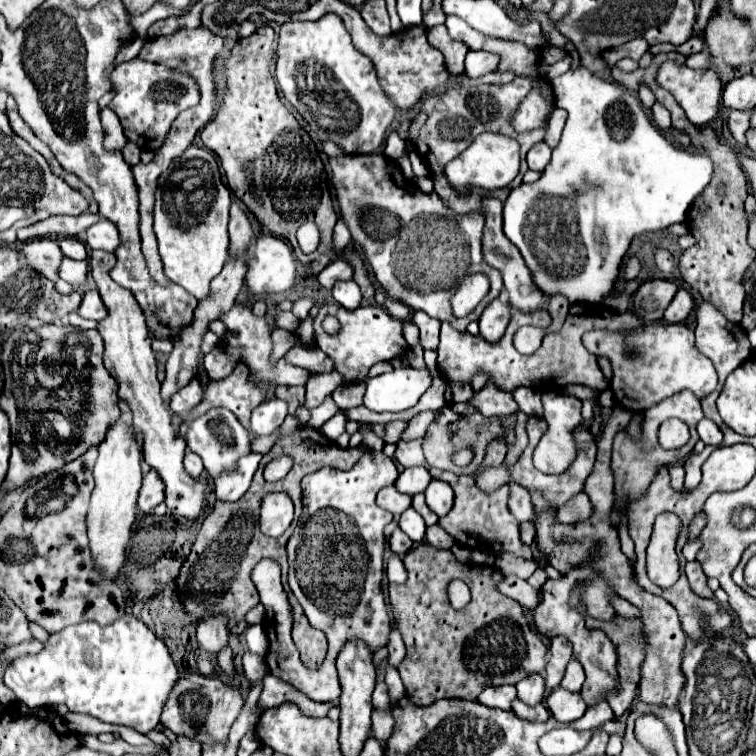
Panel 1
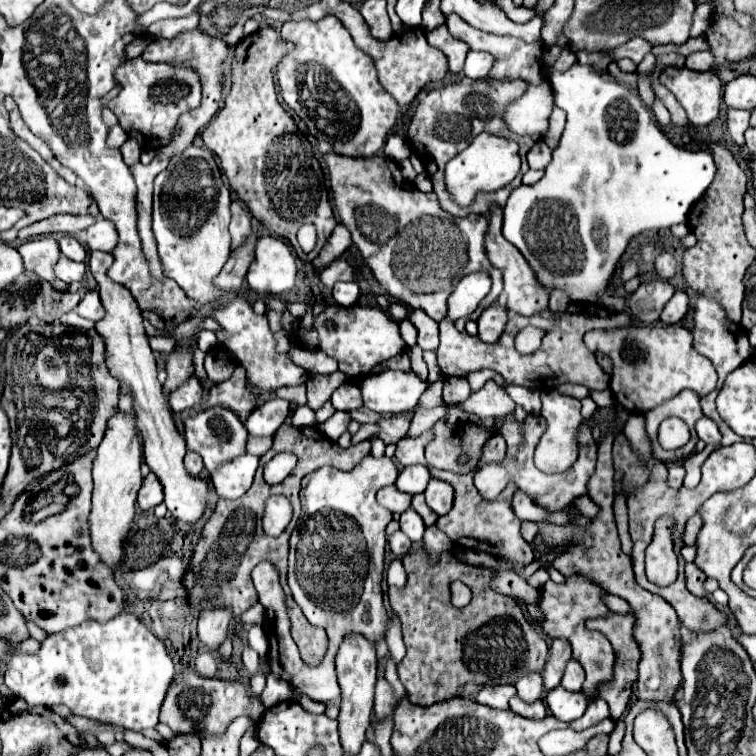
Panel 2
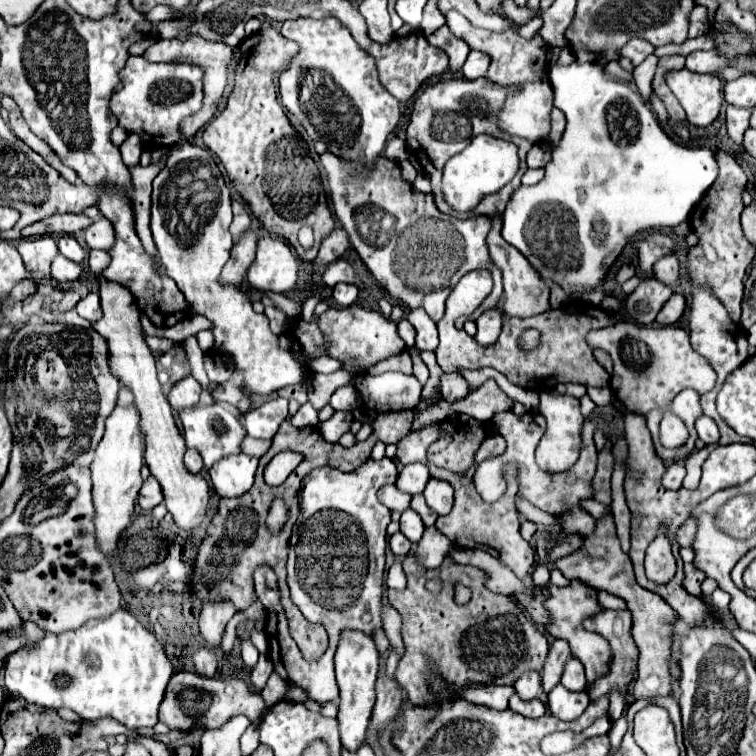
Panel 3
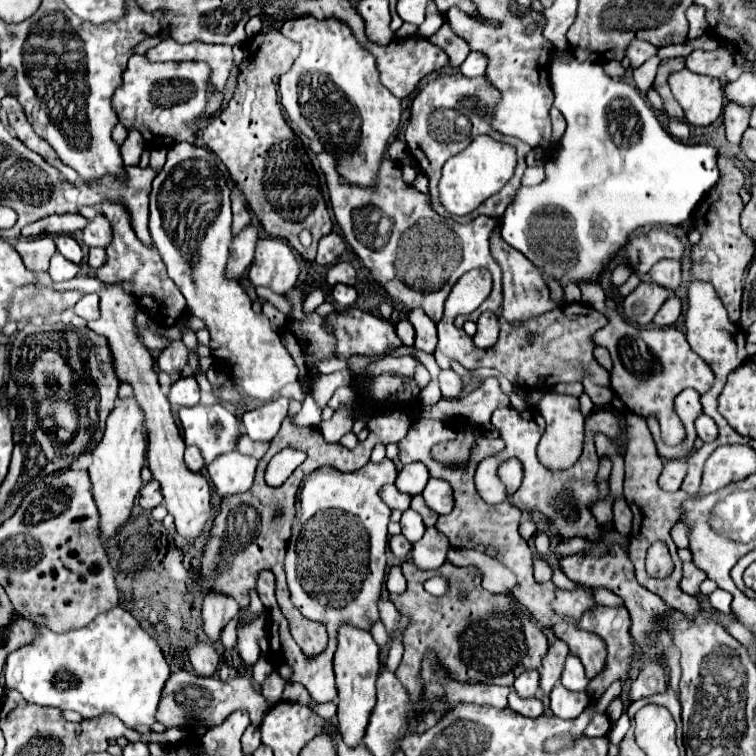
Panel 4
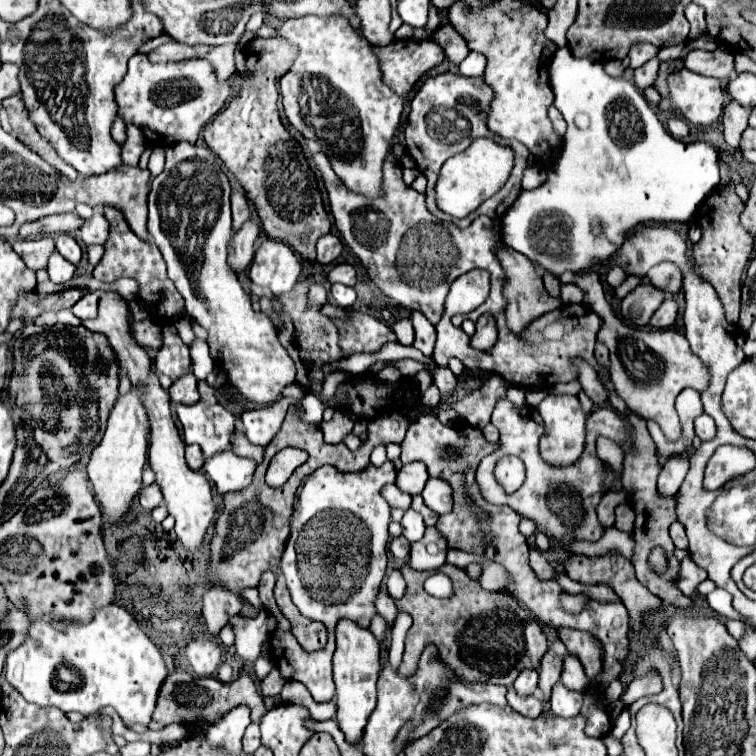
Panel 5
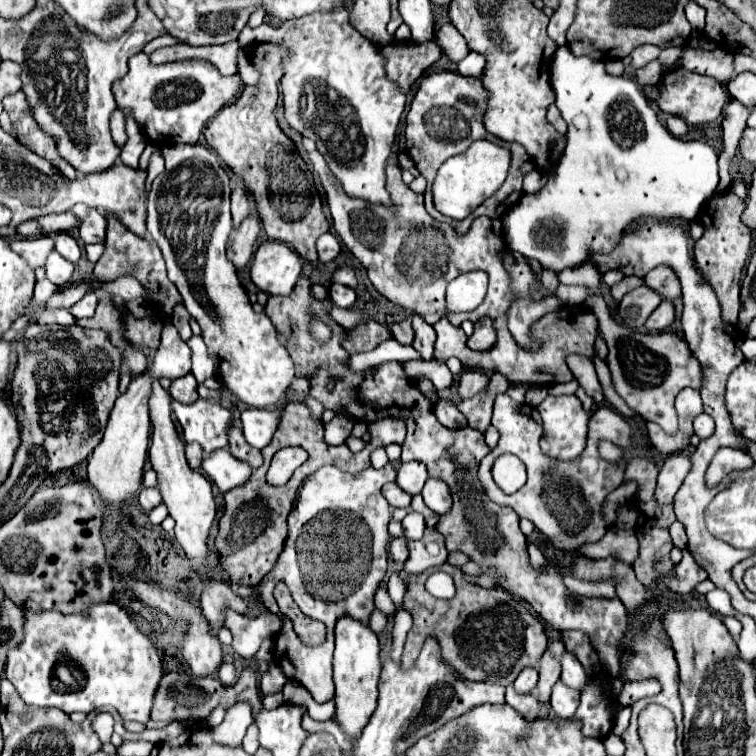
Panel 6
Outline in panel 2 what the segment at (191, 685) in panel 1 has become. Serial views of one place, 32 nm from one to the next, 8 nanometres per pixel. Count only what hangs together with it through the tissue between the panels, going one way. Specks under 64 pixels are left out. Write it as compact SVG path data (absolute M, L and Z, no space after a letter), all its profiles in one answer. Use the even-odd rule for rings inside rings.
M196 672L180 674L172 680L168 696L160 708L160 722L166 722L174 732L222 732L236 716L246 714L254 722L264 714L260 698L252 698L242 682L230 682L220 678L202 678Z

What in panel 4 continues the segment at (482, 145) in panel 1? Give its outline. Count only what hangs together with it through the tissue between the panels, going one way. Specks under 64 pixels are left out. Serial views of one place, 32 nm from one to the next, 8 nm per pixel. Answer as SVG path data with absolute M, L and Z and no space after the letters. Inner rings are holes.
M478 136L472 140L472 144L466 150L446 160L442 168L442 178L438 184L440 202L448 212L454 212L454 216L466 216L476 210L476 204L496 194L512 178L514 168L516 168L514 146L496 142L488 136Z

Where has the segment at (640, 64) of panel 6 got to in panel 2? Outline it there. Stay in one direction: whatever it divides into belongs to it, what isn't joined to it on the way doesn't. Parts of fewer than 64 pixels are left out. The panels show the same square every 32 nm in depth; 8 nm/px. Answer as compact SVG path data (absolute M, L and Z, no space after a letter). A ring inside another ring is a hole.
M632 38L632 40L628 40L624 46L616 48L616 50L612 52L612 56L614 56L614 60L630 58L634 64L640 64L642 58L644 58L648 52L652 52L652 46L650 46L646 40L642 40L642 38Z

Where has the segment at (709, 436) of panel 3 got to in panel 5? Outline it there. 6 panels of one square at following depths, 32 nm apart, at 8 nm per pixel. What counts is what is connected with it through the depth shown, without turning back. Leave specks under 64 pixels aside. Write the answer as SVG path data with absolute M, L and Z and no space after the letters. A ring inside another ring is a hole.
M700 414L700 416L694 420L694 430L696 430L696 436L698 436L700 440L710 440L710 438L716 434L714 420L712 420L708 414Z

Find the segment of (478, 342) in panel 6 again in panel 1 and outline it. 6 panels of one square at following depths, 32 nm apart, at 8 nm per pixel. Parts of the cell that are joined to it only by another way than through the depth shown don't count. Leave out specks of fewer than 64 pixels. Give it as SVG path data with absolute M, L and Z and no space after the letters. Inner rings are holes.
M496 298L480 316L478 324L480 324L480 336L488 342L496 342L504 336L504 330L508 326L510 320L510 306Z

